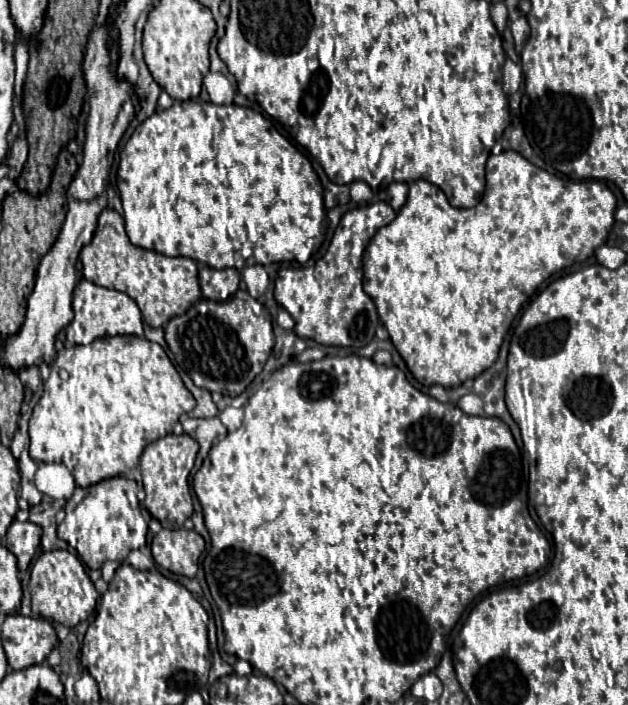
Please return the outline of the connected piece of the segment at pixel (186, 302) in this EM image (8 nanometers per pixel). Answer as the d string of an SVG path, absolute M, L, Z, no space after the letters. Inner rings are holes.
M105 209L99 215L97 231L91 243L83 247L79 259L83 265L81 273L84 279L127 293L139 305L145 323L151 327L163 327L171 317L183 315L187 307L201 299L197 263L189 257L167 257L157 251L135 247L125 233L123 217L115 209Z

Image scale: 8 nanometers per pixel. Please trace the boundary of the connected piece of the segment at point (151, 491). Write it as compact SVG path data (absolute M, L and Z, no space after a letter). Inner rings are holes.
M171 433L147 445L141 455L142 482L147 495L142 506L167 529L183 527L185 519L193 513L193 499L189 493L189 473L195 465L197 451L199 443L193 437L189 437L187 433L183 435Z

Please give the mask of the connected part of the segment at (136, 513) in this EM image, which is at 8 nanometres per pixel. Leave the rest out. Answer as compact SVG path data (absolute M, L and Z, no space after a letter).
M123 476L111 477L99 481L91 487L77 487L73 497L65 505L65 519L59 523L57 535L67 541L73 549L77 549L79 557L85 561L89 569L101 569L105 561L123 561L132 550L146 545L148 522L143 518L140 501L137 497L138 486L135 481Z

